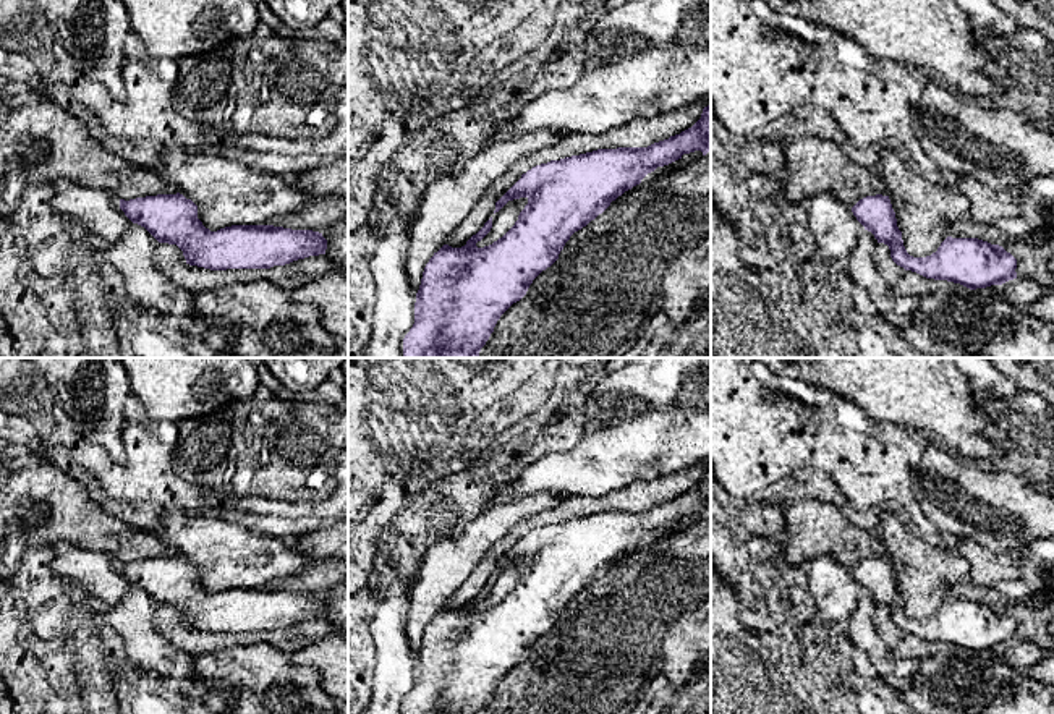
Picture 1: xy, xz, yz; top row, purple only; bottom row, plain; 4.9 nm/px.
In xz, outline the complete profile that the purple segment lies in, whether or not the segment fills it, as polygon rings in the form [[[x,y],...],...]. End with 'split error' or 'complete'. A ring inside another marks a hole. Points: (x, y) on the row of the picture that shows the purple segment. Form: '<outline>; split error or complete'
[[[711,105],[680,134],[648,147],[597,149],[550,160],[528,170],[495,202],[499,212],[508,201],[526,198],[515,225],[497,241],[478,248],[492,228],[492,217],[465,246],[444,244],[424,267],[414,303],[414,324],[403,338],[403,358],[478,358],[500,316],[520,301],[533,280],[557,259],[570,236],[602,214],[612,201],[640,185],[657,167],[683,154],[711,151]]]; complete

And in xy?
[[[183,194],[120,199],[125,215],[159,243],[176,244],[186,264],[210,270],[270,269],[325,254],[319,232],[274,225],[232,225],[210,232],[198,219],[198,206]]]; complete

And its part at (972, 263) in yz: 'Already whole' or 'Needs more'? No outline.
Already whole

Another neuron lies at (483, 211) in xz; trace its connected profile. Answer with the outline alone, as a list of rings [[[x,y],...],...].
[[[711,96],[698,104],[659,115],[652,120],[635,118],[602,134],[565,134],[552,147],[521,157],[492,183],[445,244],[452,248],[465,246],[494,215],[495,202],[533,167],[597,149],[648,147],[691,128],[708,105],[711,105]]]

